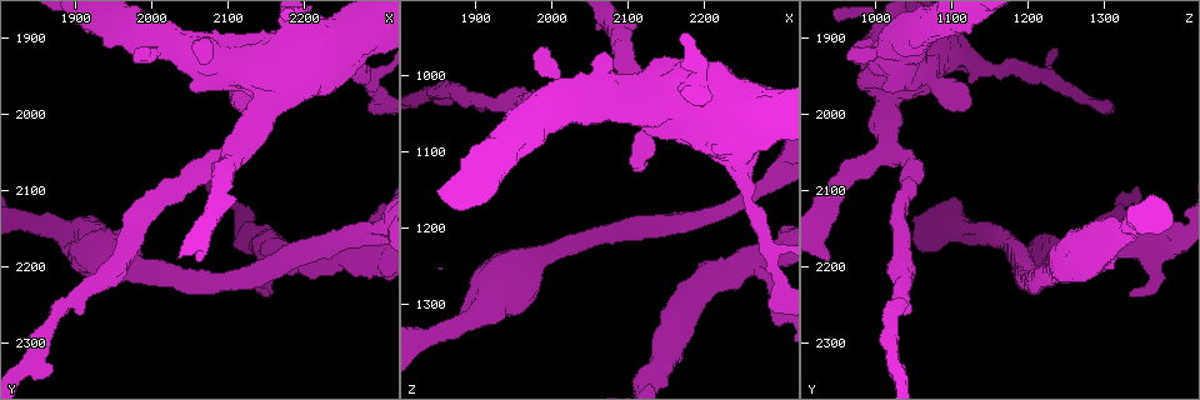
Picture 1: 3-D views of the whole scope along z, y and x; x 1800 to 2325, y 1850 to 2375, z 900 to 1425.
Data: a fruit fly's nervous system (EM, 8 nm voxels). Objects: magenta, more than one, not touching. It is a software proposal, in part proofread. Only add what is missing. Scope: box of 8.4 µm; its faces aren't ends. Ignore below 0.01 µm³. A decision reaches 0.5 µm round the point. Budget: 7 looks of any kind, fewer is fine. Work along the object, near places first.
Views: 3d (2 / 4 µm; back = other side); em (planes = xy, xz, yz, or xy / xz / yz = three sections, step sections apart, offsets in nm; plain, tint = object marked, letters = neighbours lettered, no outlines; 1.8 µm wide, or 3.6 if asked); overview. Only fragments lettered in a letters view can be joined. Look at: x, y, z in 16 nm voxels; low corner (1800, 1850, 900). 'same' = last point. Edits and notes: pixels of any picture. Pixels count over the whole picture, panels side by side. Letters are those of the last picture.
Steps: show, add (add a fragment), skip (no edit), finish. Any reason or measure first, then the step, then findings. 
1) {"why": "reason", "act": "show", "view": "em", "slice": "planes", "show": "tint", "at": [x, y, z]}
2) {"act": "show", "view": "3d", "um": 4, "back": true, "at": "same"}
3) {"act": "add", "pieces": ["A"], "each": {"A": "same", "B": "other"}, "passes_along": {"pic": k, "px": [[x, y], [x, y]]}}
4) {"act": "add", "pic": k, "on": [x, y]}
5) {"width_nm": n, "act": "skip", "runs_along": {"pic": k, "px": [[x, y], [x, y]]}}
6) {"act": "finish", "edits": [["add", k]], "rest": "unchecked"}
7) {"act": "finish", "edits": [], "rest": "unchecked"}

{"why": "thick turns thin", "act": "show", "view": "3d", "um": 4, "at": [2195, 1885, 1010]}

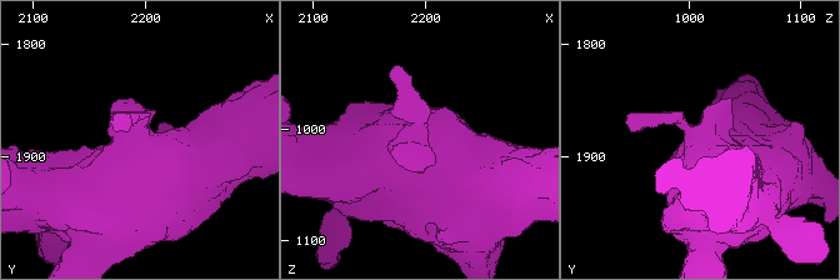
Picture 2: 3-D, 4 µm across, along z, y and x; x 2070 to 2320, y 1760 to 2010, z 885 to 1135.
{"why": "shape alone is not enough", "act": "show", "view": "em", "um": 3.6, "slice": "planes", "show": "letters", "at": [2192, 1886, 1008]}

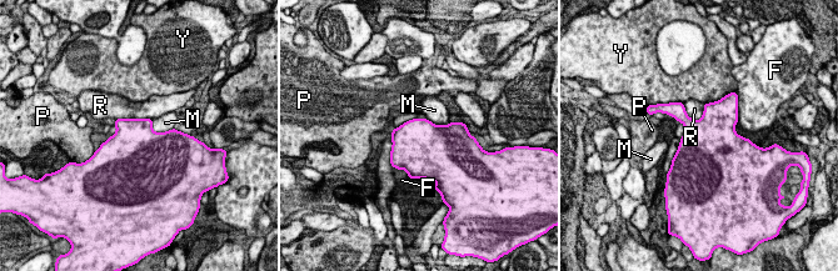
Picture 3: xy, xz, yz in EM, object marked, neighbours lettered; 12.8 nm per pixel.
{"act": "skip", "each": {"F": "other", "M": "other", "P": "other", "R": "other", "Y": "other"}, "border": {"pic": 3, "px": [[151, 120], [155, 131], [173, 128]]}, "found": "none of them fits"}

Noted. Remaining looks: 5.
{"why": "an open end", "act": "show", "view": "3d", "um": 2, "back": true, "at": [2145, 2240, 1335]}

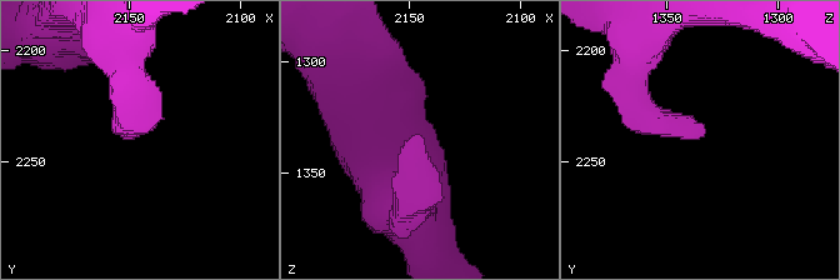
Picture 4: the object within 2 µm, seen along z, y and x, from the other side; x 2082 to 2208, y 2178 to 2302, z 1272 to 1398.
{"why": "shape alone is not enough", "act": "show", "view": "em", "slice": "planes", "show": "letters", "at": [2147, 2238, 1334]}

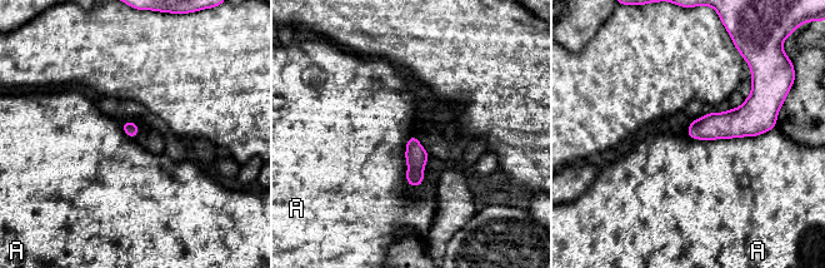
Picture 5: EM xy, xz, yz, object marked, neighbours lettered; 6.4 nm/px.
{"longest_contact_nm": ["A", 340], "act": "skip", "each": {"A": "other"}, "border": {"pic": 5, "px": [[411, 134], [406, 182], [419, 187]]}, "found": "none of them fits"}

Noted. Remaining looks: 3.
{"why": "free end", "act": "show", "view": "3d", "um": 4, "at": [1865, 2340, 1035]}

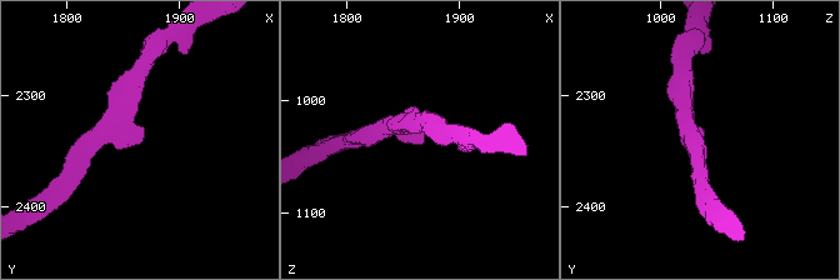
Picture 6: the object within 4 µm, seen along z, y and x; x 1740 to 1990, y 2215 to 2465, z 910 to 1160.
{"act": "show", "view": "em", "slice": "planes", "show": "letters", "at": [1866, 2342, 1028]}

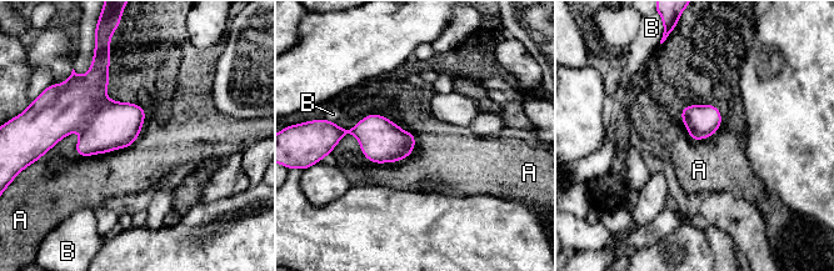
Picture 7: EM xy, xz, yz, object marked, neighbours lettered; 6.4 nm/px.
{"longest_contact_nm": ["A", 550], "act": "skip", "each": {"A": "other", "B": "other"}, "border": {"pic": 7, "px": [[334, 123], [380, 114], [415, 136]]}, "found": "no lettered fragment goes on from it"}

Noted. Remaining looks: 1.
{"act": "finish", "edits": [], "rest": "unchecked"}

